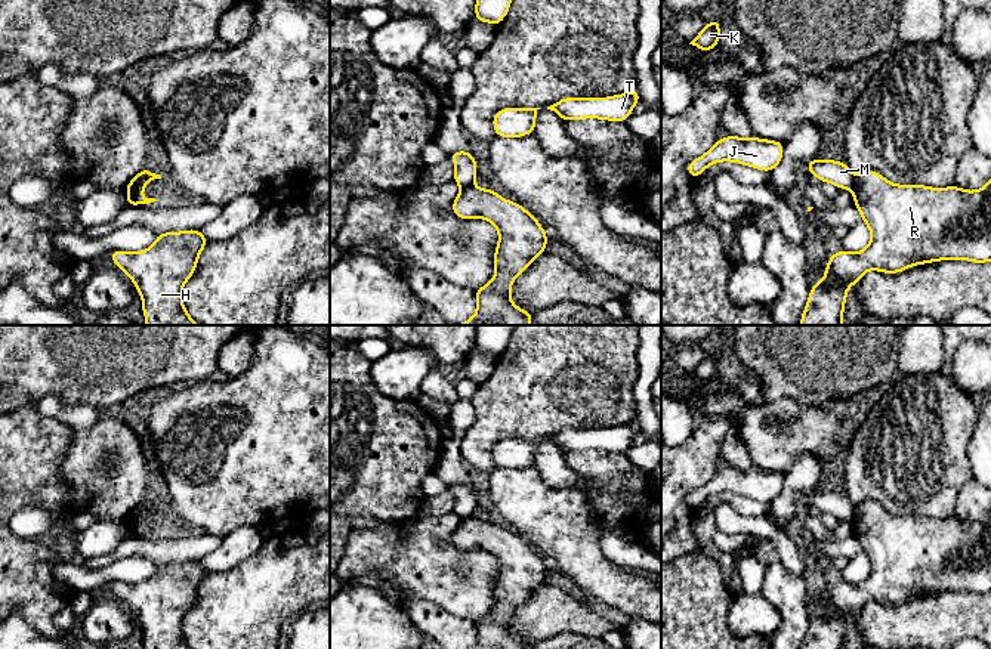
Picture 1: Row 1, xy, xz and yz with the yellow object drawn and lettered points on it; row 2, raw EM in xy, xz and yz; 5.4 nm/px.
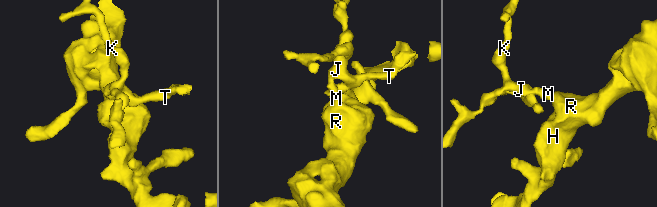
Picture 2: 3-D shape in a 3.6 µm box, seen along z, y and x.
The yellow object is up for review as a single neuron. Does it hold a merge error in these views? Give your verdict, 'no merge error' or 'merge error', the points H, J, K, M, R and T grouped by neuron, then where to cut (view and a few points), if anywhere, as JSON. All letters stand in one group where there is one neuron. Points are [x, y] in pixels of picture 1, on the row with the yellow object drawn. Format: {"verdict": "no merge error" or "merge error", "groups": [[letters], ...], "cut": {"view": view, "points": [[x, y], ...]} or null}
{"verdict": "merge error", "groups": [["H", "R"], ["J", "K", "M", "T"]], "cut": {"view": "yz", "points": [[855, 176], [851, 188]]}}

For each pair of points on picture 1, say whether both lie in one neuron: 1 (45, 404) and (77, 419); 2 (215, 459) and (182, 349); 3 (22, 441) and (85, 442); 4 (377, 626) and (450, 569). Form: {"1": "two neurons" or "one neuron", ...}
{"1": "one neuron", "2": "two neurons", "3": "two neurons", "4": "two neurons"}

